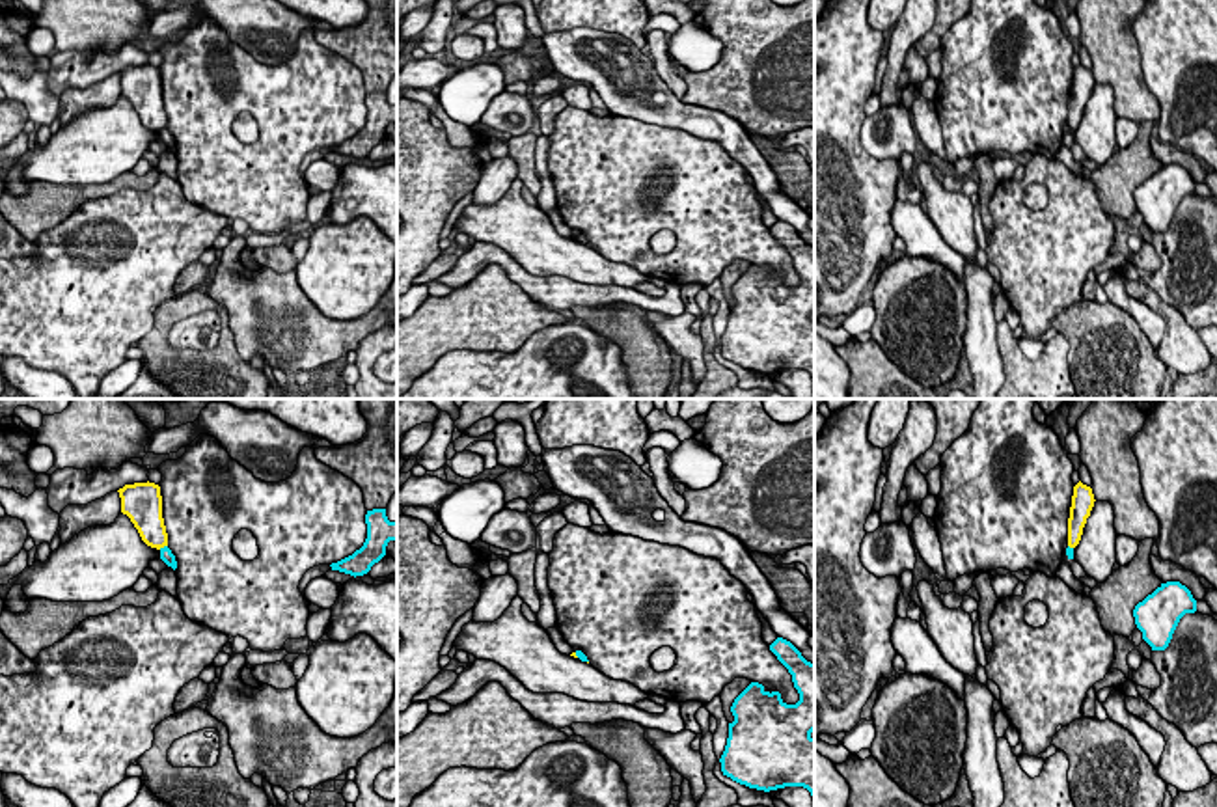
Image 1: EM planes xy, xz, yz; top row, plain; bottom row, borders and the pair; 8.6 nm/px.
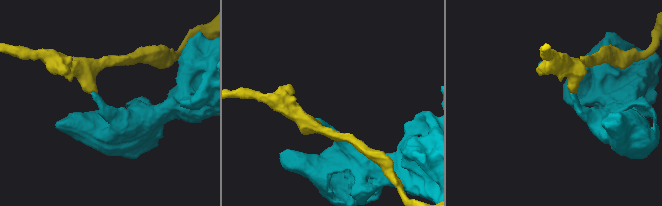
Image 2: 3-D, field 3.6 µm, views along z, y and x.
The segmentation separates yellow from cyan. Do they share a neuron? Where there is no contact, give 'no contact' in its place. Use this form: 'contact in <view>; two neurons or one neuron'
contact in xy; two neurons

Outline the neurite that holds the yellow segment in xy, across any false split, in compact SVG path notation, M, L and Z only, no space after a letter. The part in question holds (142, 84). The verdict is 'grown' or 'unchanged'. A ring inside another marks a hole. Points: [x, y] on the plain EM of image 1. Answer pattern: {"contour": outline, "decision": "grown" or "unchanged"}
{"contour": "M147 63L125 67L117 75L121 80L121 95L130 101L142 123L157 132L168 129L160 69Z", "decision": "unchanged"}

